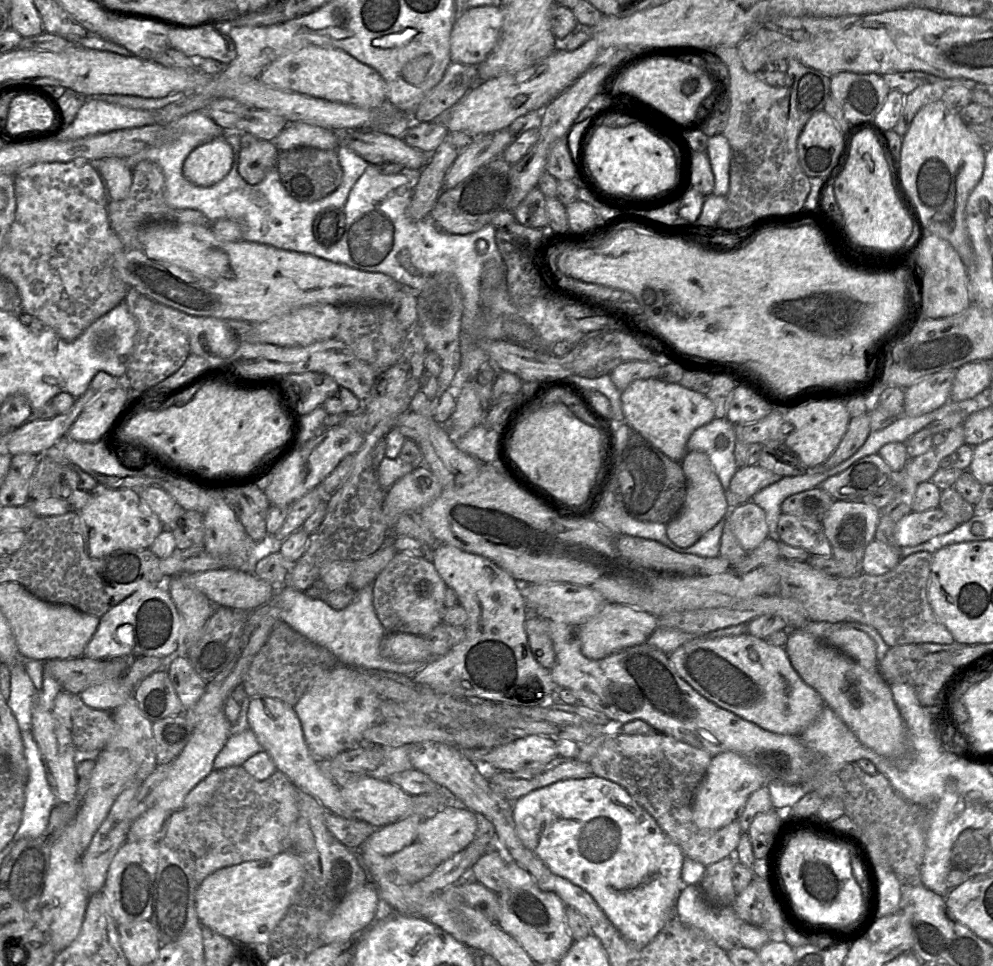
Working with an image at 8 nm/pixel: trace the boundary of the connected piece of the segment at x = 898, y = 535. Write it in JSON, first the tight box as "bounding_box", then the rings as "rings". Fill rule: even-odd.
{"bounding_box":[894,507,958,548],"rings":[[[939,507],[910,512],[894,525],[894,537],[900,548],[916,546],[931,538],[948,533],[958,524]]]}

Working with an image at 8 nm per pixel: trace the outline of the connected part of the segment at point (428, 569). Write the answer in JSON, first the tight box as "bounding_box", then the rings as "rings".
{"bounding_box":[372,552,447,636],"rings":[[[399,552],[376,577],[372,586],[374,608],[387,632],[424,636],[443,622],[447,585],[431,561]]]}

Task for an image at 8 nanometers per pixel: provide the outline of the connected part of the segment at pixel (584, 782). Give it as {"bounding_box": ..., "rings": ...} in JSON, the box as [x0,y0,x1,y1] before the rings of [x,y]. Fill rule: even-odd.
{"bounding_box":[511,776,706,946],"rings":[[[590,776],[560,780],[518,798],[513,802],[511,809],[517,836],[523,845],[541,859],[553,874],[570,881],[590,894],[622,936],[638,946],[644,946],[656,937],[667,921],[675,915],[675,903],[679,893],[686,885],[700,885],[706,871],[705,865],[684,856],[681,848],[622,786],[605,778]]]}

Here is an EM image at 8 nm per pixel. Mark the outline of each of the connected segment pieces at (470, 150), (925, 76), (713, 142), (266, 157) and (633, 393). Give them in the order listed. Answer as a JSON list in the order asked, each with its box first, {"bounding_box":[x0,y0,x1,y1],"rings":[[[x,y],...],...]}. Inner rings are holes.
[{"bounding_box":[444,128,516,190],"rings":[[[509,128],[472,136],[473,139],[453,162],[444,178],[444,190],[452,189],[471,176],[485,163],[501,157],[516,138]]]},{"bounding_box":[882,71,976,96],"rings":[[[904,71],[882,75],[891,90],[898,90],[905,96],[910,94],[919,86],[929,83],[936,83],[943,87],[963,85],[973,89],[976,82],[964,78],[941,78],[923,71]]]},{"bounding_box":[706,134,731,196],"rings":[[[723,134],[708,137],[706,153],[714,175],[713,194],[726,196],[729,190],[731,147]]]},{"bounding_box":[237,133,279,184],"rings":[[[241,133],[237,139],[239,145],[238,172],[249,184],[259,184],[272,169],[279,156],[273,142]]]},{"bounding_box":[621,378,715,462],"rings":[[[658,378],[632,382],[621,392],[621,401],[624,422],[631,430],[678,462],[688,452],[687,442],[691,434],[715,418],[714,405],[706,395],[680,383],[669,383]]]}]

